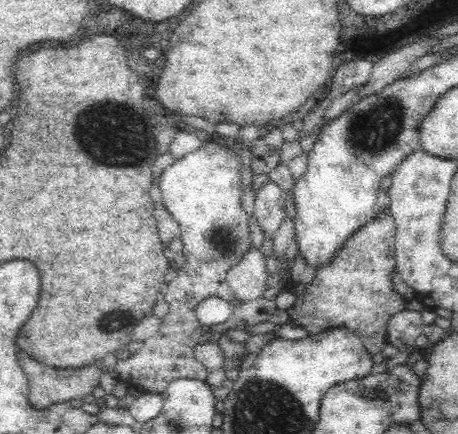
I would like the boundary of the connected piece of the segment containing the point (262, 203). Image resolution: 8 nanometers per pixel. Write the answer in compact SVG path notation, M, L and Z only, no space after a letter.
M272 180L267 181L255 192L254 213L257 224L262 227L264 240L272 240L274 232L286 217L286 196L287 194Z

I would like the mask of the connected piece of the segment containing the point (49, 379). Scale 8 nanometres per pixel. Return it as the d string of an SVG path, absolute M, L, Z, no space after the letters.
M22 350L18 352L18 360L20 360L20 366L24 368L24 372L28 376L28 384L30 384L30 396L28 398L35 409L44 409L54 403L72 402L74 399L81 400L99 386L101 371L94 364L81 367L54 368L36 362L34 358L30 358Z

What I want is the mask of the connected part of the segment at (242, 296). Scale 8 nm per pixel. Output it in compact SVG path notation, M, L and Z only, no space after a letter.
M251 248L250 252L244 254L242 261L228 272L227 284L240 302L263 296L269 277L266 263L267 258L260 248Z

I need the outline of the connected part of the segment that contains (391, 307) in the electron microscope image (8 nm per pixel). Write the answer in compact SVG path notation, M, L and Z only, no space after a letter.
M389 209L378 211L362 228L348 236L344 247L323 268L316 270L316 278L301 295L296 296L294 307L287 310L290 322L306 328L308 335L321 333L324 329L344 327L355 331L362 339L369 353L379 353L387 345L386 330L388 320L405 310L405 299L393 288L391 282L395 272L395 220Z

